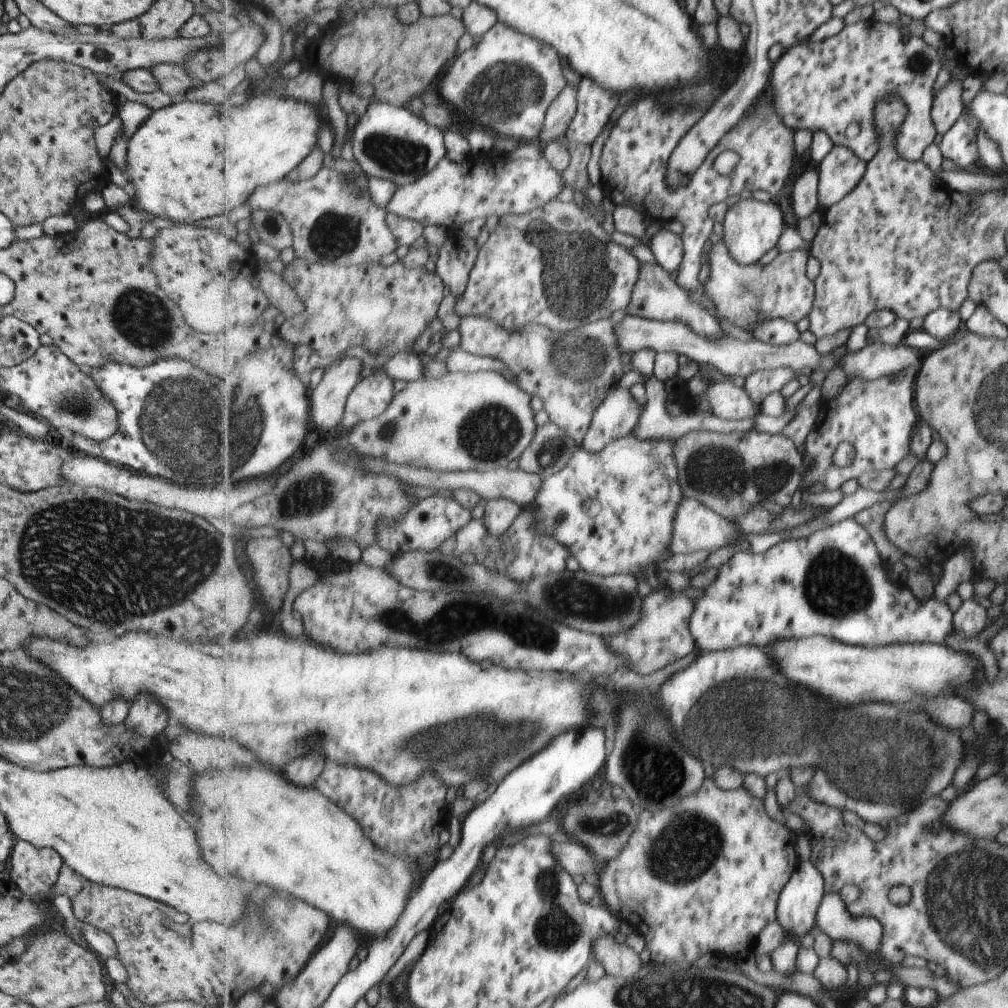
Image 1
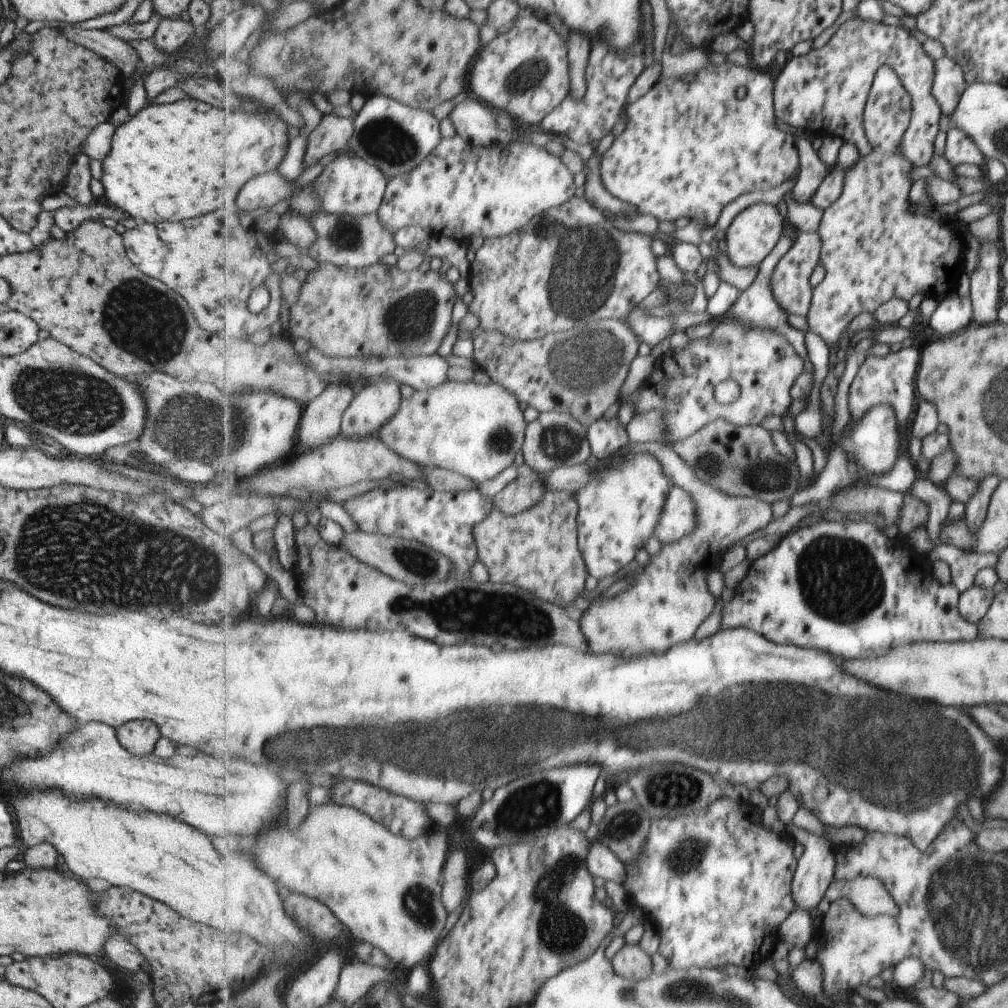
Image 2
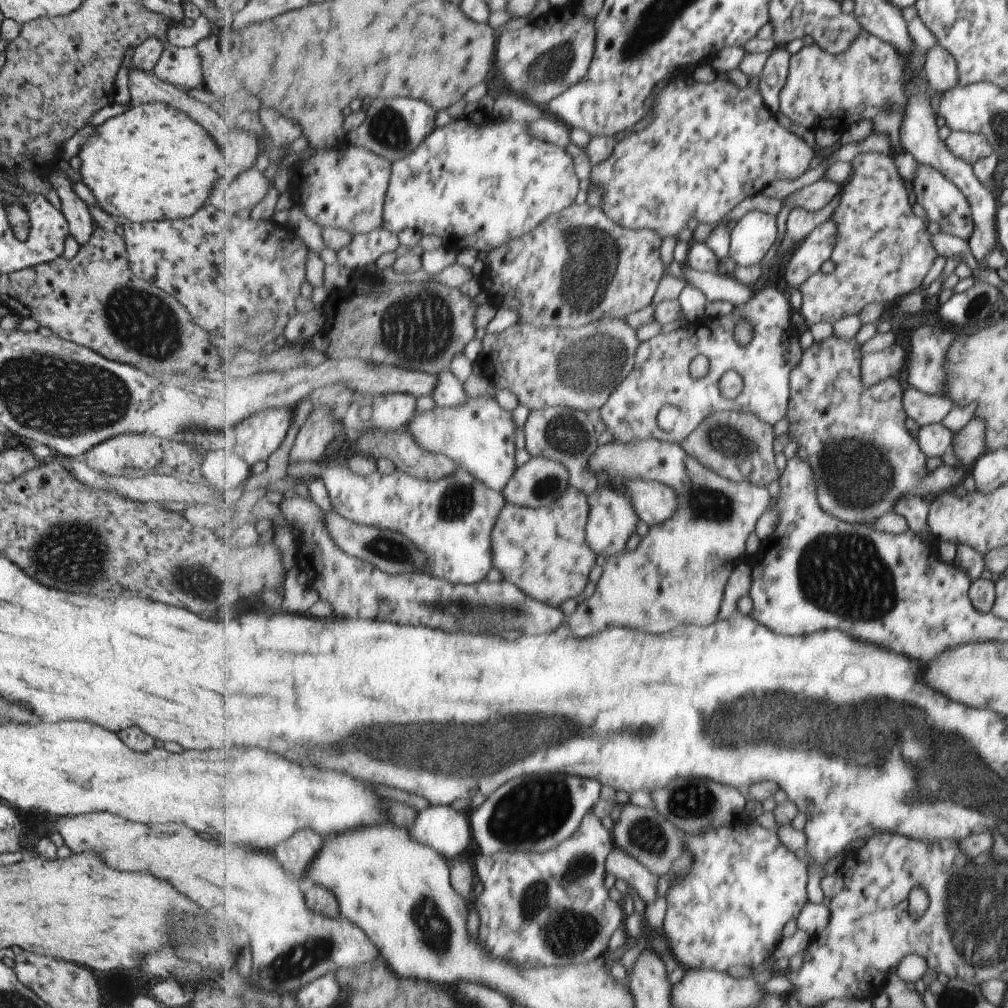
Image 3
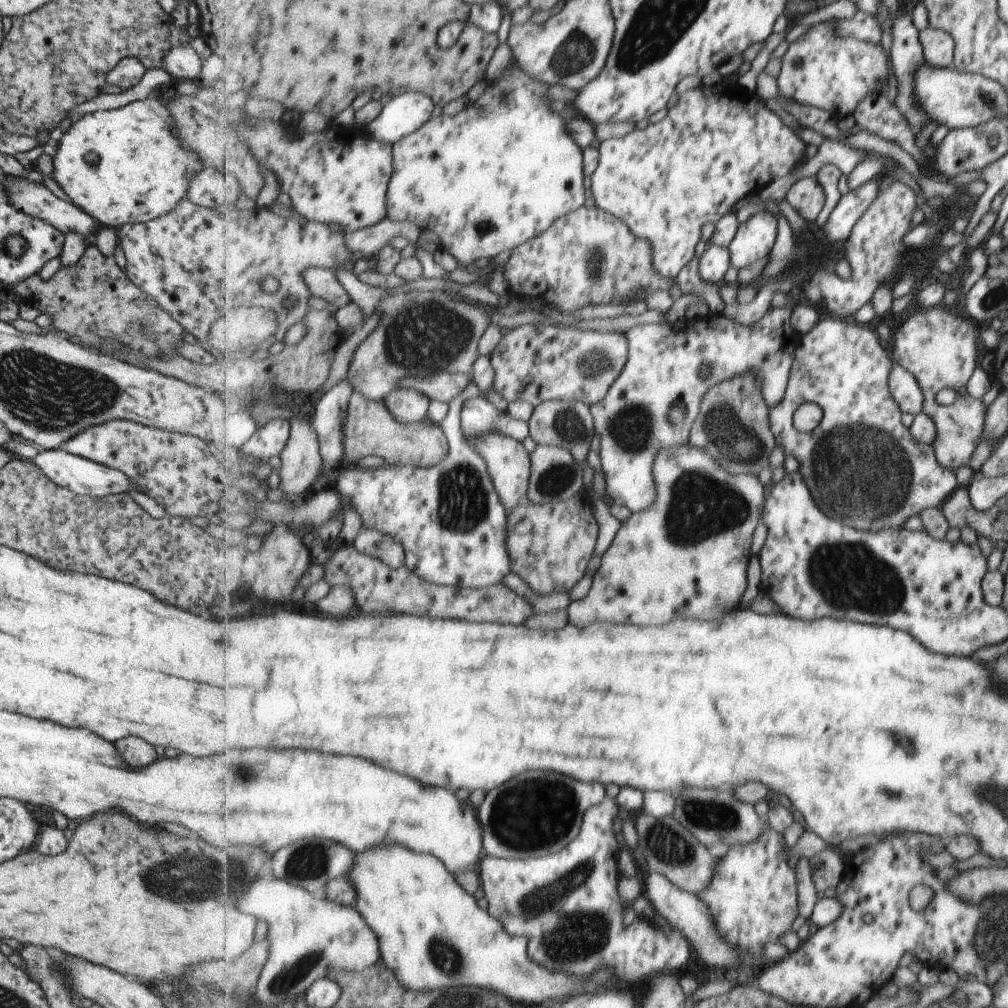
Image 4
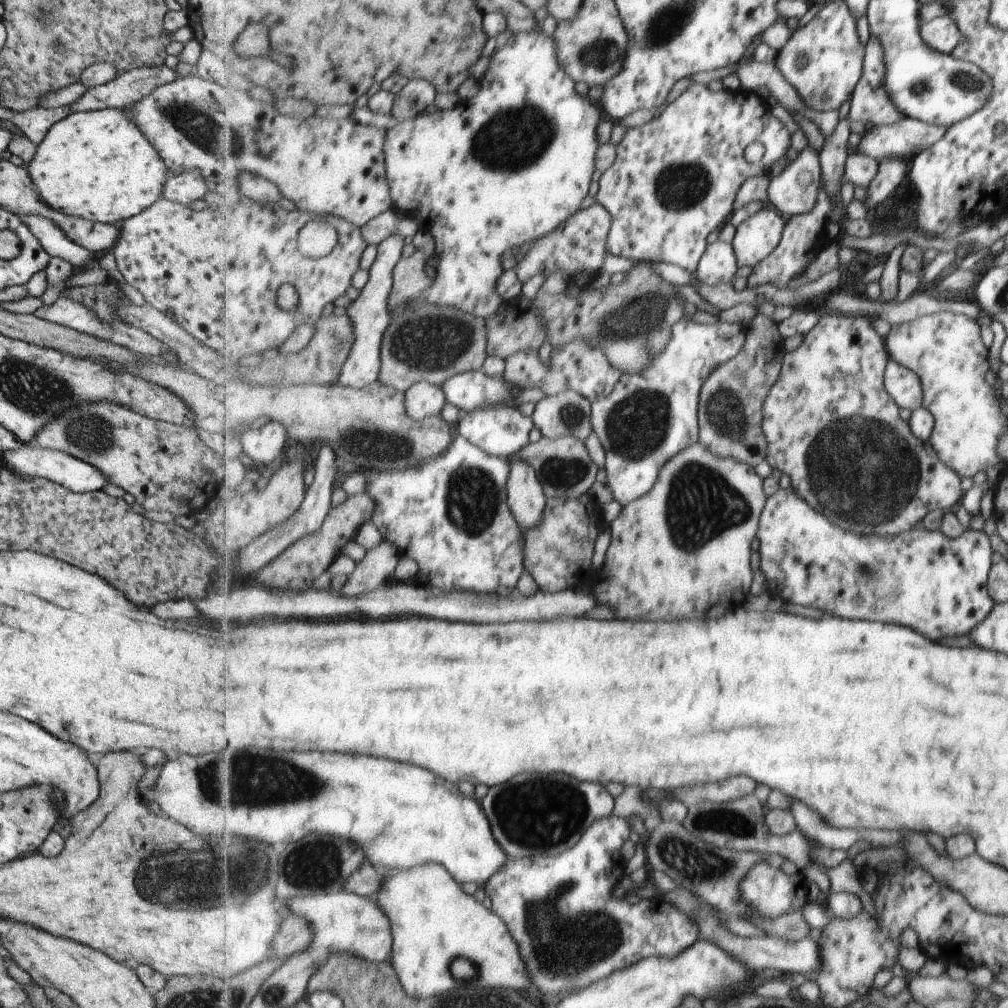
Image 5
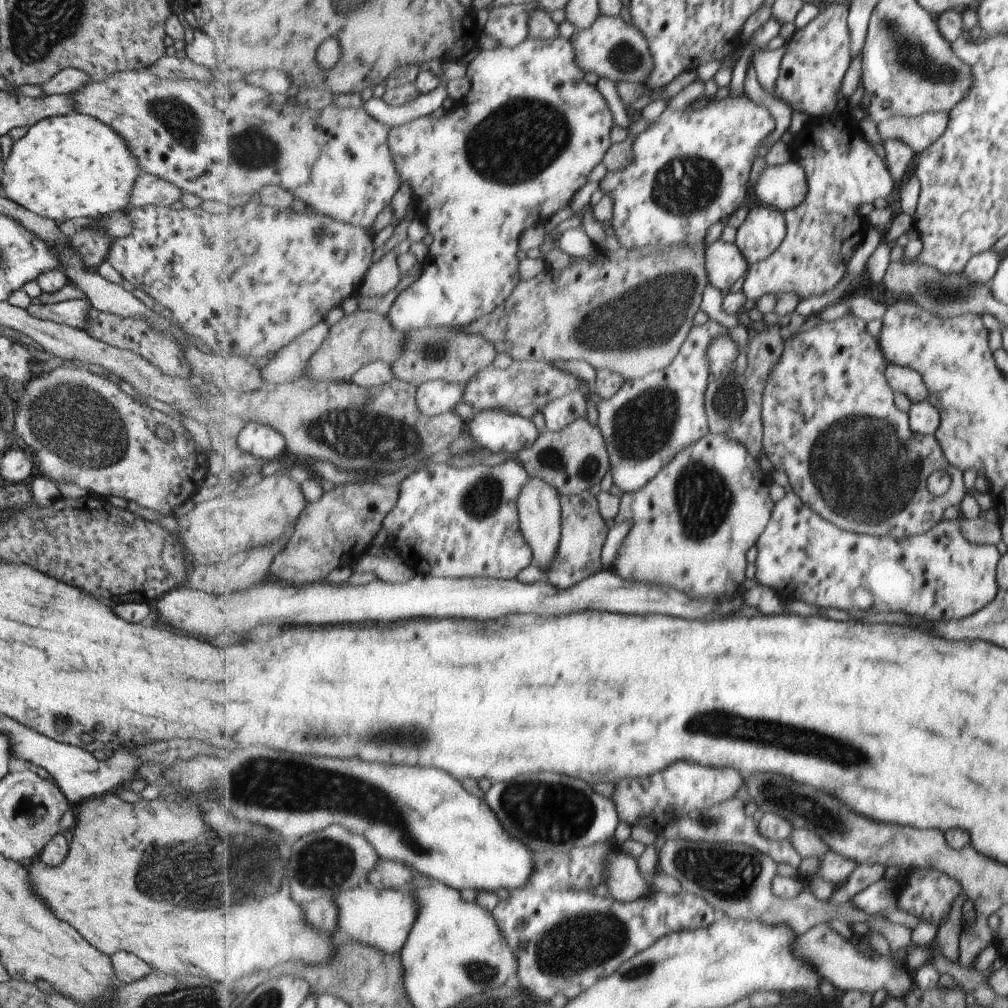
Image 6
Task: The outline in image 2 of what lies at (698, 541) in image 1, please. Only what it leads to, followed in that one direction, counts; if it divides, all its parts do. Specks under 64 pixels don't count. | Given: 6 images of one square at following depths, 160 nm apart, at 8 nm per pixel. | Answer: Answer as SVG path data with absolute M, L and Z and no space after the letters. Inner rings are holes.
M674 486L657 528L657 537L663 545L684 540L699 527L698 505L694 495L681 486Z

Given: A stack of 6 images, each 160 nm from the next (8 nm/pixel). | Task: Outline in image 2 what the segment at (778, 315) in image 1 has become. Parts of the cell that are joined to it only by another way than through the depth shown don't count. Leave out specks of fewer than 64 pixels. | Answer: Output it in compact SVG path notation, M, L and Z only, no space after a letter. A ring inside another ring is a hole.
M804 233L797 238L794 248L778 262L772 277L772 288L776 300L789 314L797 314L800 317L807 317L813 308L815 286L812 284L812 277L816 268L821 263L823 244L821 235L818 233Z

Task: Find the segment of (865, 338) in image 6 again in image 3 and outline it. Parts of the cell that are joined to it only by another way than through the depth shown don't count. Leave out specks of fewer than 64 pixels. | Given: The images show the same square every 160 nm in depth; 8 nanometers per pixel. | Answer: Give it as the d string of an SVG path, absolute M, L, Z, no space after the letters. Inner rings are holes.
M832 335L806 350L803 361L791 376L789 434L800 444L798 454L814 465L821 505L830 514L849 523L874 524L876 518L893 511L893 506L902 495L910 493L930 500L933 494L944 493L944 490L950 490L954 484L958 484L964 476L964 470L962 466L954 465L944 465L933 471L926 468L926 454L904 426L906 414L905 406L902 406L900 382L898 379L888 379L876 386L866 387L862 378L864 355L860 346L855 339L846 341Z

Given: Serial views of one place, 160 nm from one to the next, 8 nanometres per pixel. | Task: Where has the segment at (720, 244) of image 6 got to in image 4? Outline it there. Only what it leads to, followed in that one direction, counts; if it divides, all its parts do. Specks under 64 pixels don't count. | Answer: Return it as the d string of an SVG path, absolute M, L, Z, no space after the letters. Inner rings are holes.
M710 244L700 260L700 276L706 285L724 284L732 265L730 247Z

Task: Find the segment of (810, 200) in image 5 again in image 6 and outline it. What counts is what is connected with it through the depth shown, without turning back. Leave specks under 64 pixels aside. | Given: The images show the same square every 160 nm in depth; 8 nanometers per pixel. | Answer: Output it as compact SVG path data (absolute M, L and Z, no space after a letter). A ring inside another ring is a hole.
M795 158L782 166L769 166L754 188L764 204L786 213L804 204L808 198L807 170Z

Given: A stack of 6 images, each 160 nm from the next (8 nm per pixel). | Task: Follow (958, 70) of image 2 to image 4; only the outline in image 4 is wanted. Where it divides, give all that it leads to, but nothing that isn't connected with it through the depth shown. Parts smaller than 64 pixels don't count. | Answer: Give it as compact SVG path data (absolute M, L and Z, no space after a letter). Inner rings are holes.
M928 26L926 30L919 32L919 39L928 66L937 69L953 67L956 48L953 38L947 32Z

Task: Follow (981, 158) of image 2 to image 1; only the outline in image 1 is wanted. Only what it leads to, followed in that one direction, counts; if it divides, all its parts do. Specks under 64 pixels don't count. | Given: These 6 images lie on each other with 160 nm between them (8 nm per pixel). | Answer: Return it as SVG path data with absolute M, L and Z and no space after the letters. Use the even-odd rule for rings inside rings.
M962 114L952 130L943 135L939 144L943 158L950 158L959 170L970 168L978 160L976 125L967 114Z

